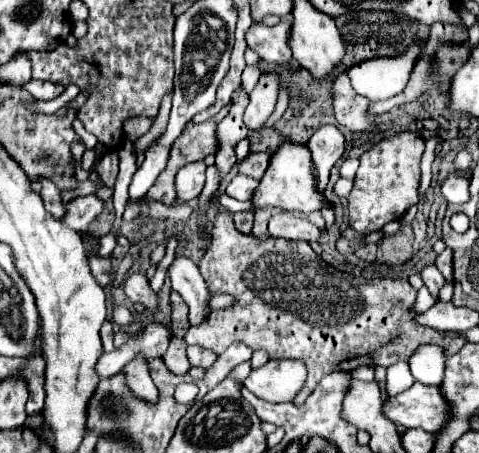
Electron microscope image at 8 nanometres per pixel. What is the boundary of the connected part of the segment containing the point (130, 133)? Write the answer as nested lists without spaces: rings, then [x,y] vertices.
[[[126,118],[124,120],[124,136],[136,142],[142,134],[146,134],[152,126],[152,118]]]

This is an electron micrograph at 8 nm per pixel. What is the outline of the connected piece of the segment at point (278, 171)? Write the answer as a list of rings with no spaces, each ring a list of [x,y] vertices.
[[[286,142],[272,154],[272,164],[268,166],[268,172],[262,176],[260,186],[256,188],[256,192],[252,196],[254,208],[276,206],[280,210],[296,210],[302,214],[318,212],[324,206],[328,206],[330,202],[326,200],[324,192],[318,188],[316,180],[318,180],[316,168],[312,164],[312,156],[310,156],[308,148]]]

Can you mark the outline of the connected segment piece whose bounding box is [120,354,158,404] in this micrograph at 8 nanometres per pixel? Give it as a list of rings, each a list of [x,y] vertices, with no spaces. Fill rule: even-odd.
[[[136,354],[136,358],[132,362],[128,362],[120,370],[120,374],[124,374],[126,386],[136,398],[140,398],[140,400],[144,400],[148,404],[156,404],[158,390],[156,390],[152,378],[150,378],[148,358],[144,354]]]

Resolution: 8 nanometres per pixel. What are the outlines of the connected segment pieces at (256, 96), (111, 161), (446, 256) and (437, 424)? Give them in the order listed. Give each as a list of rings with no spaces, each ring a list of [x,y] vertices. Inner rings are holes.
[[[276,72],[260,74],[258,84],[250,92],[250,104],[244,112],[244,124],[252,132],[258,132],[266,122],[266,118],[272,114],[278,98],[278,88],[280,88],[280,78]]]
[[[110,150],[110,152],[98,162],[96,172],[100,174],[104,186],[112,188],[112,186],[114,186],[114,180],[116,180],[116,174],[118,174],[118,156],[116,156],[116,152]]]
[[[446,248],[438,258],[436,258],[438,270],[446,276],[446,280],[452,280],[452,250]]]
[[[414,382],[412,388],[384,402],[384,416],[406,428],[440,432],[450,420],[450,404],[438,386]]]

